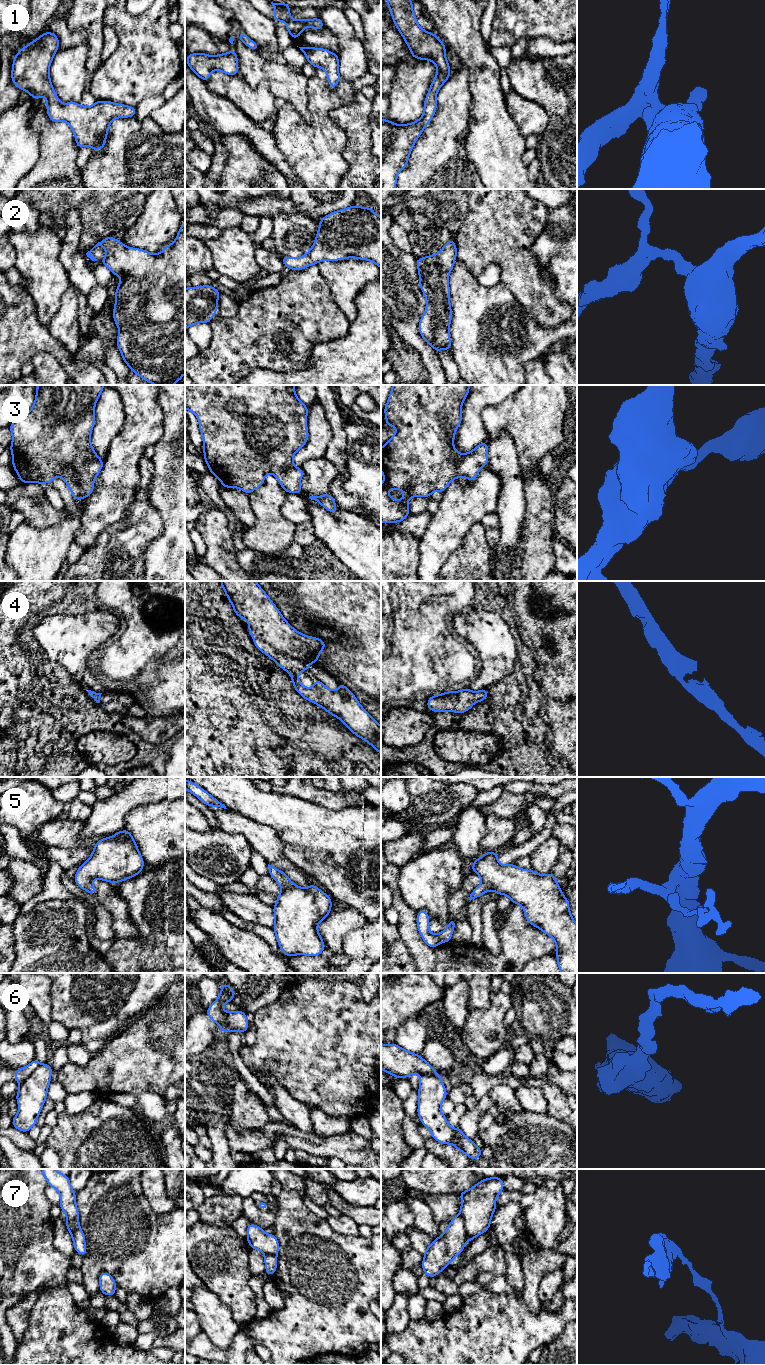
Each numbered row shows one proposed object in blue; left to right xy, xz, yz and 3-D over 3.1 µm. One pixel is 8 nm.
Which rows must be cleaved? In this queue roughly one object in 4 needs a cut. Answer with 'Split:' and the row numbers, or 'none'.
Split: 6, 7

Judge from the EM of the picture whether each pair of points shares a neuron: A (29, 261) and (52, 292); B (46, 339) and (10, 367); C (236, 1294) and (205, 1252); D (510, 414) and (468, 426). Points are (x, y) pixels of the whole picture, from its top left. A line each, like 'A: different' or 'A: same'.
A: same
B: same
C: same
D: different

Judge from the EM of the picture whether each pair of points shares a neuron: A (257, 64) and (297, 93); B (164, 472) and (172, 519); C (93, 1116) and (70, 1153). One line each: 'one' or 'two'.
A: one
B: one
C: one

